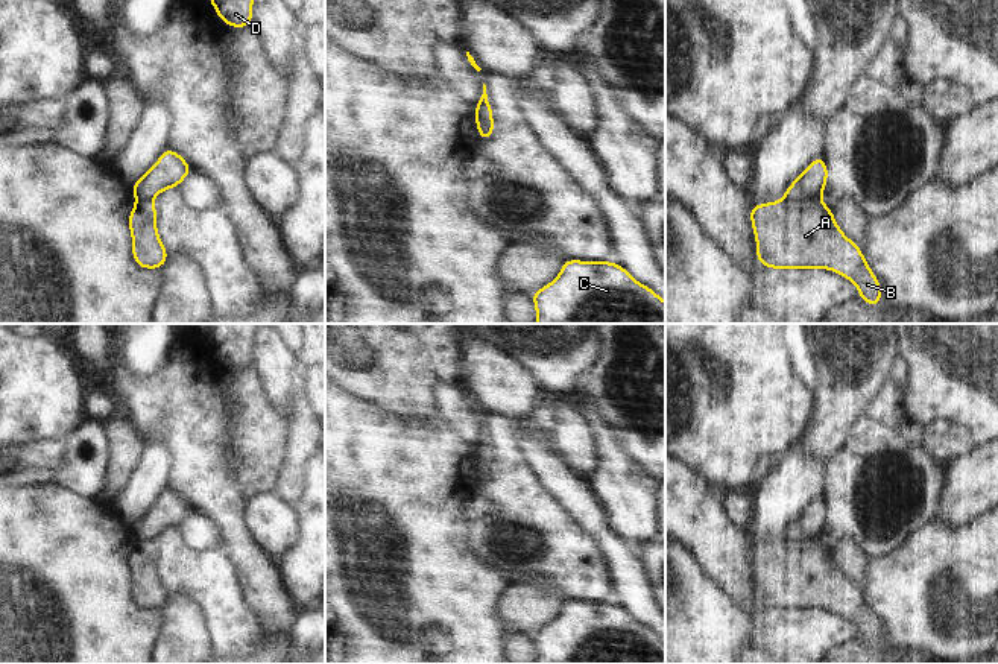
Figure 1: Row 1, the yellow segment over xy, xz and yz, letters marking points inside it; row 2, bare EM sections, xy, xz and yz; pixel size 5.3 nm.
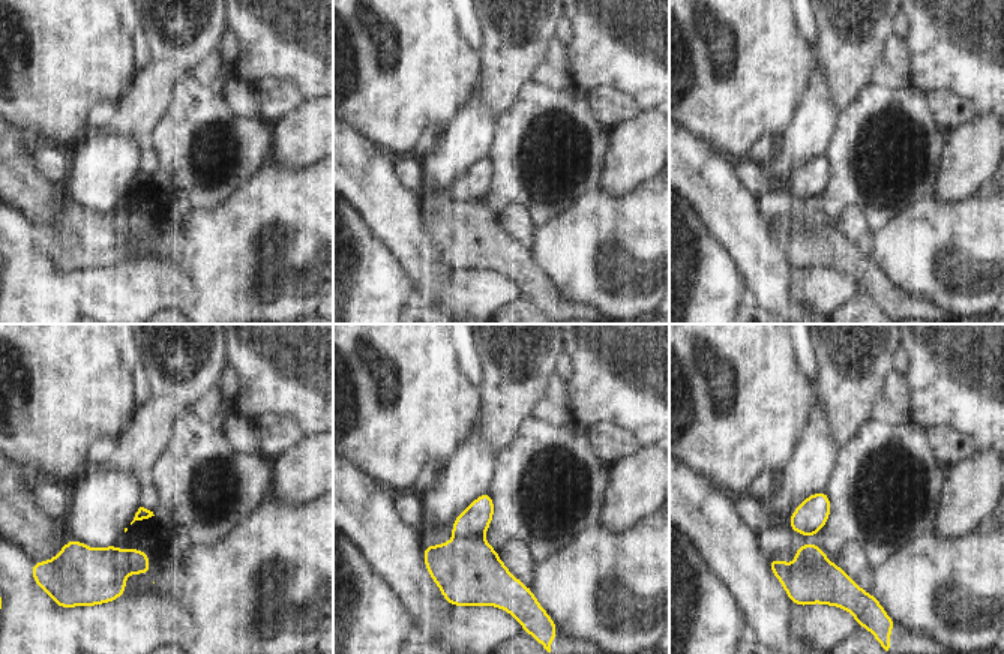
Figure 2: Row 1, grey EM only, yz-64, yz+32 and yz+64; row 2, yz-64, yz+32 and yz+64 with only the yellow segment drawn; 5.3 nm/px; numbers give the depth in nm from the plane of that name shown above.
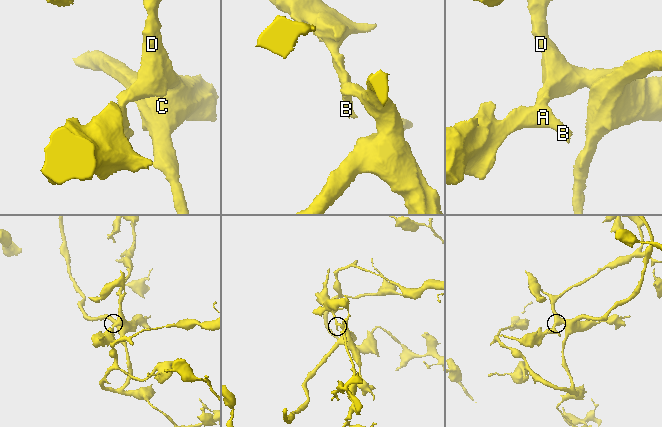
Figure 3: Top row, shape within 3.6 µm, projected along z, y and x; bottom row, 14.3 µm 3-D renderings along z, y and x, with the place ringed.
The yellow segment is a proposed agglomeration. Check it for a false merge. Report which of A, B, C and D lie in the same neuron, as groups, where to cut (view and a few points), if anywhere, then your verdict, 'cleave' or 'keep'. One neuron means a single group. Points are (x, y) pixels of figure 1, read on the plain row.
groups A B / C D; cut yz (784, 537), (793, 541), (819, 540); cleave

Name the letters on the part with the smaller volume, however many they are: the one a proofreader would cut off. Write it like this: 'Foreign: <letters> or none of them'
Foreign: A, B

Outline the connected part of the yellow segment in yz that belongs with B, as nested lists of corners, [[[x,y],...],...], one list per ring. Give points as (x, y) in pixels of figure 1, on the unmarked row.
[[[822,539],[778,542],[750,547],[756,580],[756,602],[769,609],[829,609],[858,628],[858,638],[881,644],[881,624],[864,600],[857,582],[851,582],[834,561],[834,552]]]

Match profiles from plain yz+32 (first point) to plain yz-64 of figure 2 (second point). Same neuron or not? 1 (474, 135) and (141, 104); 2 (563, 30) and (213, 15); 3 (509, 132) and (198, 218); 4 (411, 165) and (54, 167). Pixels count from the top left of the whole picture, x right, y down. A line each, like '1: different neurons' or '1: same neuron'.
1: different neurons
2: different neurons
3: different neurons
4: same neuron

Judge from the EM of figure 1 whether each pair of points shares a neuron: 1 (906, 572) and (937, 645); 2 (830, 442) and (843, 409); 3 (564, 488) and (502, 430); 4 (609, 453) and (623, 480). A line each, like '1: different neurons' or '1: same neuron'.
1: same neuron
2: same neuron
3: different neurons
4: same neuron

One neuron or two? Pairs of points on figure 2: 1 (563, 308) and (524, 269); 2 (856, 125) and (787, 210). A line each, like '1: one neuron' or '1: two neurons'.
1: one neuron
2: one neuron

